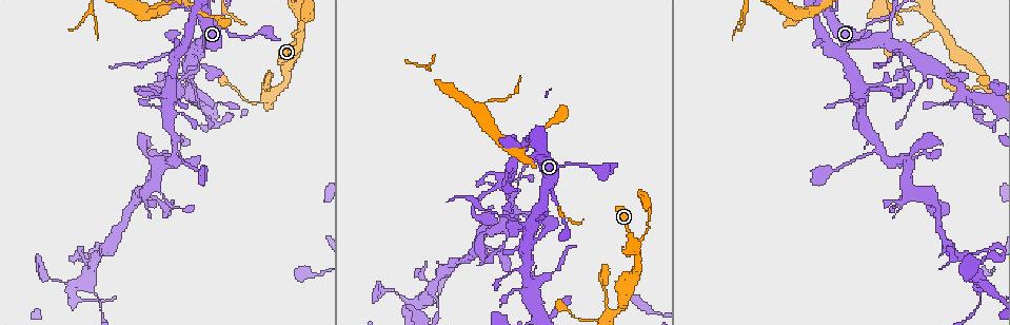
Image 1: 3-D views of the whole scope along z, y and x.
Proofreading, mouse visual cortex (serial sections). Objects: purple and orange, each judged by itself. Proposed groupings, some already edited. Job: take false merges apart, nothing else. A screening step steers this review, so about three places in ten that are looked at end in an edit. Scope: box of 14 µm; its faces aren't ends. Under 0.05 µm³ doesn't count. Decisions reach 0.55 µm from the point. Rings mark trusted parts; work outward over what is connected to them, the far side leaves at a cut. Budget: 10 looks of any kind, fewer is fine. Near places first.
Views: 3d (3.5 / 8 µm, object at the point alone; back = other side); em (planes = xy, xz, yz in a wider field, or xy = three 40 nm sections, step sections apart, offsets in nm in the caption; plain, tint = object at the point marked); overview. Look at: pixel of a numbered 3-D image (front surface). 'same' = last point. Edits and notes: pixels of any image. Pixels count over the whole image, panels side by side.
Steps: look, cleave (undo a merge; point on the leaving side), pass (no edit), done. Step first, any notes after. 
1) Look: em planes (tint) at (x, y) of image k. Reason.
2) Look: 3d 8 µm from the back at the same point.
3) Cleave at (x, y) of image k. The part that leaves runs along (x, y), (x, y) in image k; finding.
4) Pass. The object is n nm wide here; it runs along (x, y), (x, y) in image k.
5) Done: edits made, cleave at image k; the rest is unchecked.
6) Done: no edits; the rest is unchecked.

Look: 3d 3.5 µm at (934, 27) of image 1. Three arms meet.

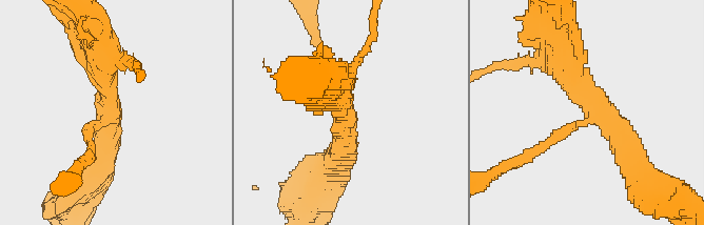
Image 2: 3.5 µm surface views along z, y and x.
Look: em xy step 1 (plain) at (347, 122) of image 2. 3 arms meet here; the arms are 150, 400, 400 nm wide.

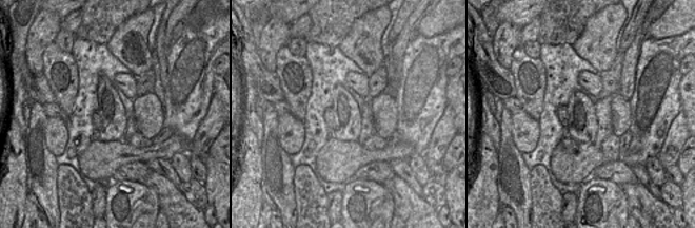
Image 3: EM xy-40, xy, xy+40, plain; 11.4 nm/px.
Look: em xy step 1 (tint) at the same point. With the object marked.

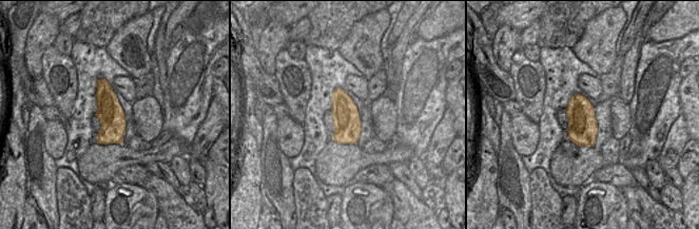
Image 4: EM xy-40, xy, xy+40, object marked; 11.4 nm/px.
Pass. It runs along (540, 146), (605, 117), (637, 165) in image 2; all the same cell.

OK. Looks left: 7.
Look: 3d 8 µm at (609, 312) of image 1. Side arm on a straight run.

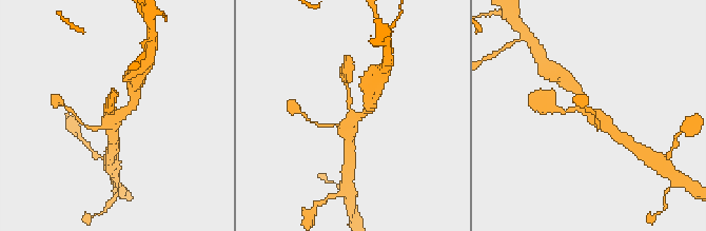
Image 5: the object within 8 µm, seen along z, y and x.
Look: 3d 3.5 µm from the back at (355, 115) of image 5. Closer look.

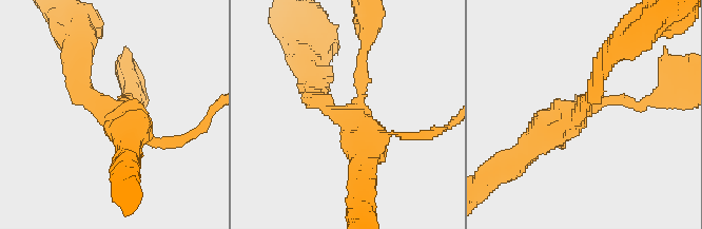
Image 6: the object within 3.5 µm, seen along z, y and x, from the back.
Look: em planes (tint) at (110, 110) of image 6. 3 arms meet here; the arms are 150, 250, 300 nm wide.

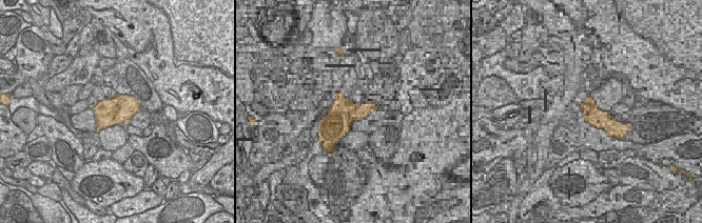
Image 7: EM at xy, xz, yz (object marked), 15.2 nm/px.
Pass. It runs along (78, 61), (81, 91), (162, 139) in image 6; one cell here.

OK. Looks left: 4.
Look: 3d 8 µm at (192, 95) of image 1. Thick turns thin.

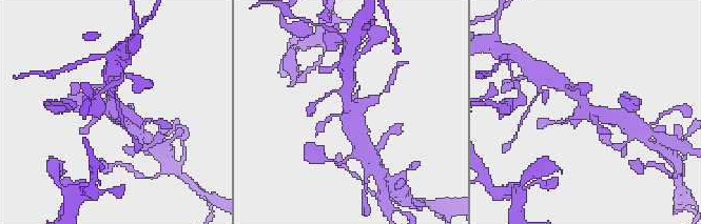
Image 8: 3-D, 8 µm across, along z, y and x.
Look: em xy step 5 (tint) at (588, 108) of image 8.

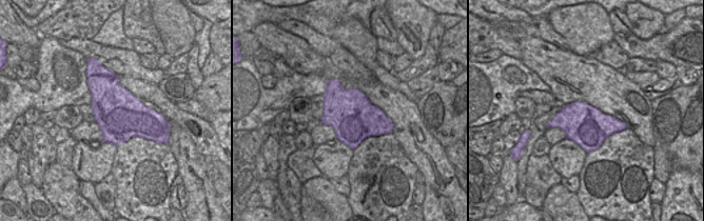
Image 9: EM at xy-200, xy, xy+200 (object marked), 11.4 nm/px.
Pass. All the same cell.

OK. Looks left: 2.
Look: 3d 3.5 µm at (896, 52) of image 1. Sudden change in width.

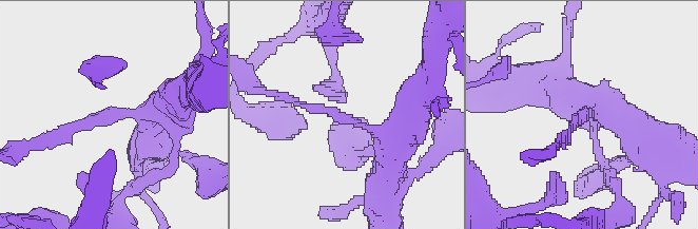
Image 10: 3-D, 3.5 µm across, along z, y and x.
Look: em xy step 3 (tint) at (116, 112) of image 10. The arms are 150, 500 nm wide.

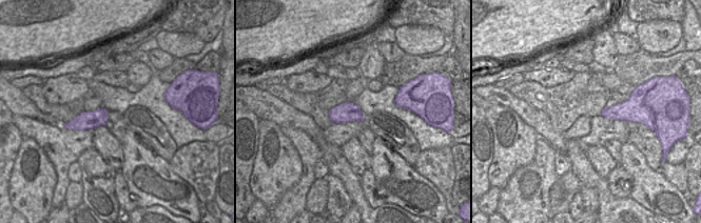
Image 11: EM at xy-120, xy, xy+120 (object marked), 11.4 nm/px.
Cleave at (288, 98) of image 10. The part that leaves runs along (318, 110), (286, 96), (256, 91) in image 10; a second cell is stuck on.

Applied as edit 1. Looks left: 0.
Done: edits made, cleave at image 10; the rest is unchecked.

